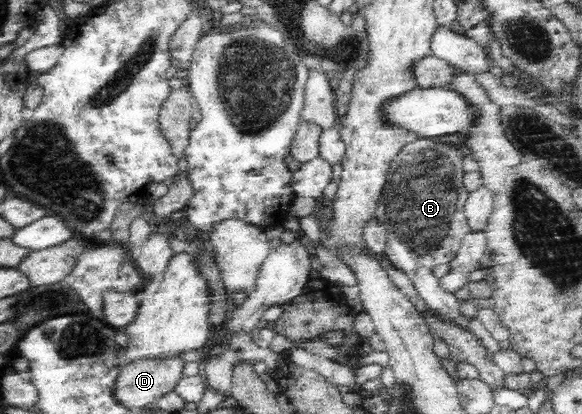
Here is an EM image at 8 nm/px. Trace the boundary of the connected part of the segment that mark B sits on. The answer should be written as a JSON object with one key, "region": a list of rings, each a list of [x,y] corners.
{"region":[[[416,135],[390,164],[386,185],[374,216],[386,229],[386,258],[406,273],[421,297],[439,314],[453,319],[455,325],[469,330],[469,320],[459,313],[459,300],[447,293],[433,275],[433,267],[449,264],[458,255],[462,240],[469,232],[465,203],[470,191],[463,183],[463,147],[453,141]]]}

